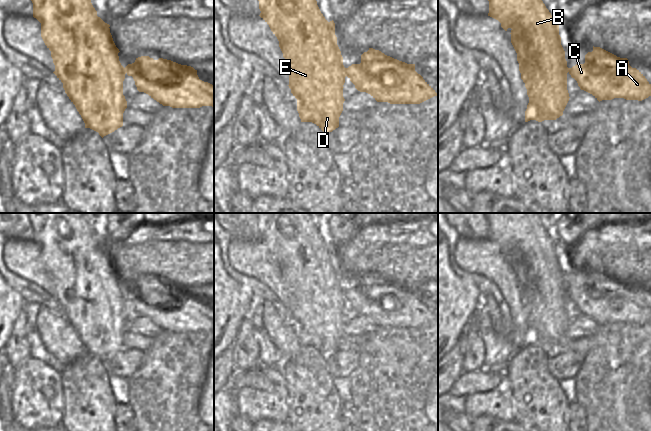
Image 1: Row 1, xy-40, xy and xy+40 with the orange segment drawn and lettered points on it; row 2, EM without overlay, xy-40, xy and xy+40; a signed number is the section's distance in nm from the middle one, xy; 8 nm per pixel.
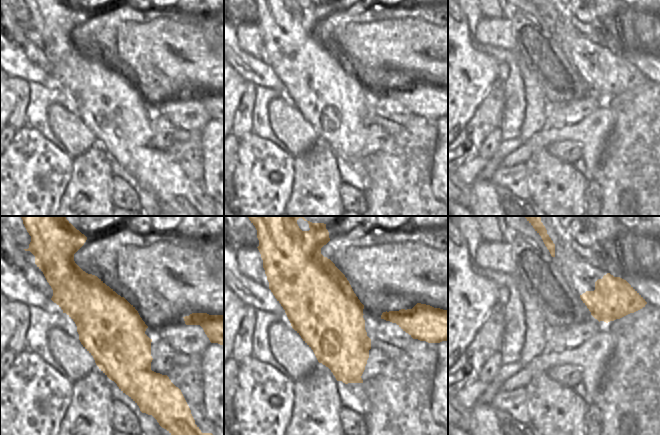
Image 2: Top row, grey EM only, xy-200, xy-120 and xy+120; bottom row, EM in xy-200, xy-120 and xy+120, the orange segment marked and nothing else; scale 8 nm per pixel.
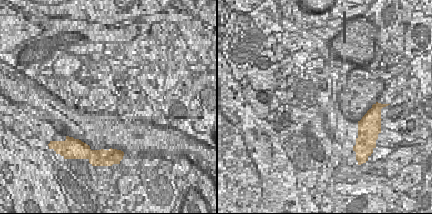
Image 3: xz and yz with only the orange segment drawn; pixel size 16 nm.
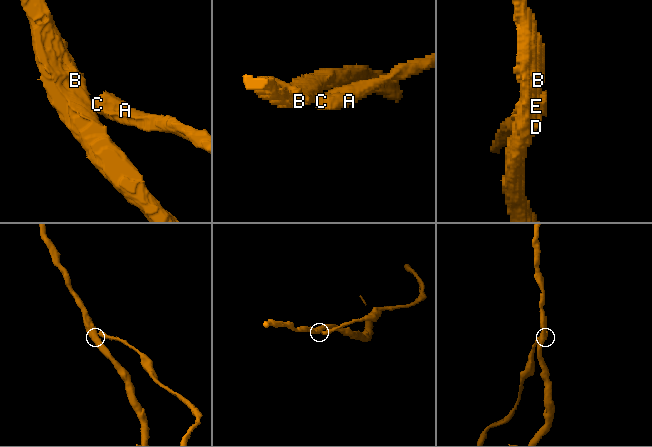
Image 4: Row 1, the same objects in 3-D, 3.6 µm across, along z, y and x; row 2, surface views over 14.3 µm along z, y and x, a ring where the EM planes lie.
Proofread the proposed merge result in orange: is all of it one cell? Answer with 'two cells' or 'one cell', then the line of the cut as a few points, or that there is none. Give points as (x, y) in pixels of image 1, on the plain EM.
two cells; cut xy (344, 292), (347, 299)

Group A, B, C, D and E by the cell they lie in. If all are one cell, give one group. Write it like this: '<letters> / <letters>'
A C / B D E

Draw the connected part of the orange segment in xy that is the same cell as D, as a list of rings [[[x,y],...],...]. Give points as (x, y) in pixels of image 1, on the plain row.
[[[255,213],[259,225],[260,241],[269,249],[279,265],[283,281],[289,293],[289,312],[297,323],[297,335],[301,346],[316,348],[324,358],[339,351],[343,335],[343,309],[347,297],[343,281],[337,269],[334,245],[328,246],[321,237],[311,213]]]

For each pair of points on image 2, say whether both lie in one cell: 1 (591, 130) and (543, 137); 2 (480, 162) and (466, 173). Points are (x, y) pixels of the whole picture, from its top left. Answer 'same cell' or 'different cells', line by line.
1: same cell
2: same cell

